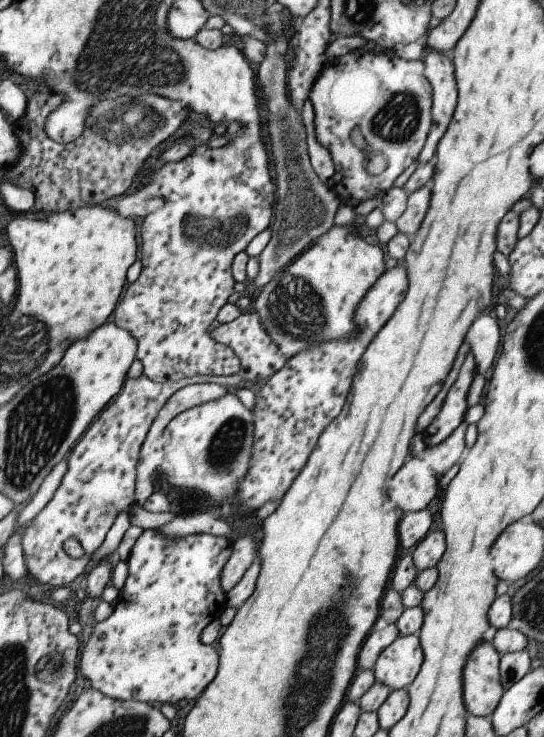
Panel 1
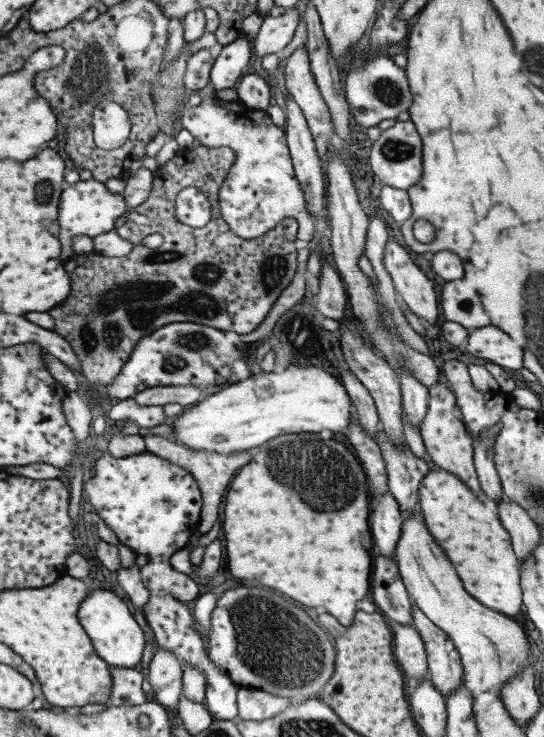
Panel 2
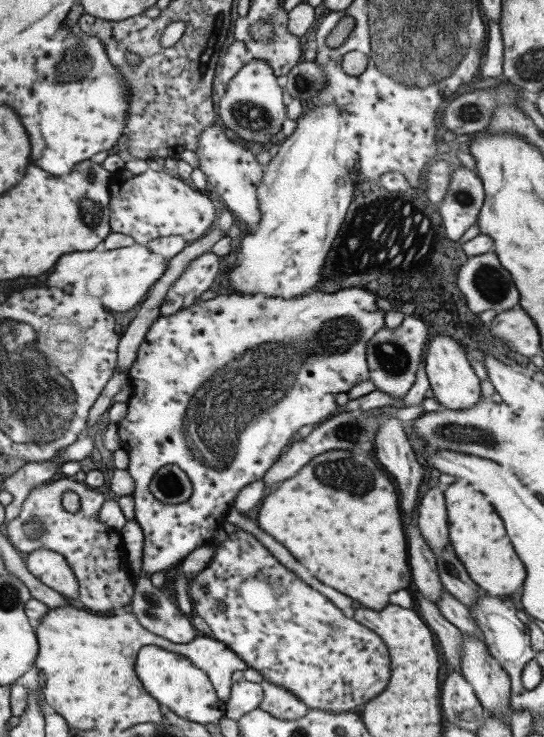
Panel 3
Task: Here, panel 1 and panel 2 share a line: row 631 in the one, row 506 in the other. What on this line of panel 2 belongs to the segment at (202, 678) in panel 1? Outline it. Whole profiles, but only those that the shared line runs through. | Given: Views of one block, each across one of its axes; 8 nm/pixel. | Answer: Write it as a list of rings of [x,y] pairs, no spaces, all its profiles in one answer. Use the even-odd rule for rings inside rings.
[[[101,451],[101,456],[90,463],[90,471],[91,477],[84,482],[82,487],[87,496],[87,502],[94,508],[95,516],[101,517],[106,526],[113,531],[118,542],[128,546],[136,555],[144,557],[138,567],[141,582],[150,596],[165,592],[179,602],[189,602],[195,599],[203,588],[195,583],[190,575],[177,572],[169,565],[169,557],[186,545],[199,522],[201,493],[192,474],[165,458],[159,458],[147,452],[131,454],[125,458],[113,458],[109,452]]]

